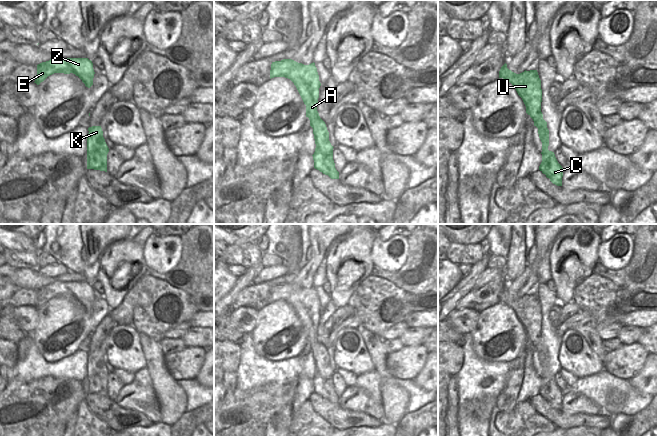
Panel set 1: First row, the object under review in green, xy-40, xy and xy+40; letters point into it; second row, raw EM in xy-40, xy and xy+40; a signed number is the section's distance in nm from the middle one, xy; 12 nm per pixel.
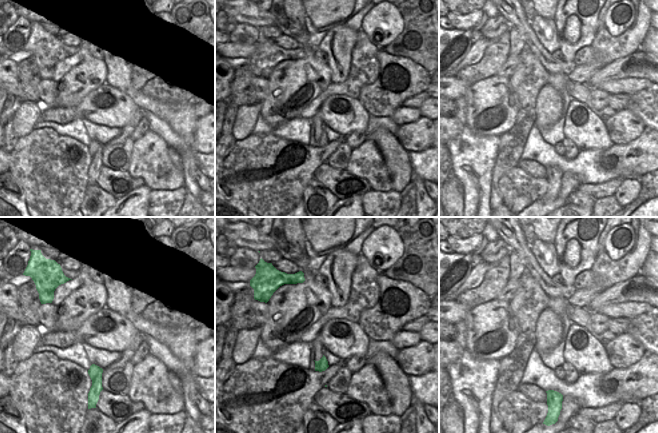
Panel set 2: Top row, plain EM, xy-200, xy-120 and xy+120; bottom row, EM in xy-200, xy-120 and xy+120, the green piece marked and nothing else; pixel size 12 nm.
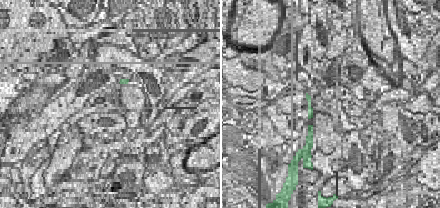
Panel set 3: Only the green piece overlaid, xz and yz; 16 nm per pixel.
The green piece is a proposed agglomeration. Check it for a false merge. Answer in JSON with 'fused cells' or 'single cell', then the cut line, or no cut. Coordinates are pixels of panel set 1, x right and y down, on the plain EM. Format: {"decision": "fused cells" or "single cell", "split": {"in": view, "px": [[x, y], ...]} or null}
{"decision": "fused cells", "split": {"in": "xy", "px": [[319, 341], [310, 346]]}}

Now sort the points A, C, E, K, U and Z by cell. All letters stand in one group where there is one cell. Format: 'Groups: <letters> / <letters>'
Groups: A E U Z / C K

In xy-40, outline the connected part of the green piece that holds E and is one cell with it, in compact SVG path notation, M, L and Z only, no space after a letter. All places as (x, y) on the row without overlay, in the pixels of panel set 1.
M54 281L49 285L37 289L37 300L35 306L39 309L48 300L54 297L73 297L78 300L86 311L93 309L94 293L93 287L88 282L60 282Z

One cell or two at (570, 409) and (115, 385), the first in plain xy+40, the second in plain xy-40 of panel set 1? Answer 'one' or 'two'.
two

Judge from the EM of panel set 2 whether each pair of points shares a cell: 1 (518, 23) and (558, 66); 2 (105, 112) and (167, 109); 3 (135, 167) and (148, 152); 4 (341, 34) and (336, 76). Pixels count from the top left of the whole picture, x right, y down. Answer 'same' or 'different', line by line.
1: same
2: different
3: same
4: same

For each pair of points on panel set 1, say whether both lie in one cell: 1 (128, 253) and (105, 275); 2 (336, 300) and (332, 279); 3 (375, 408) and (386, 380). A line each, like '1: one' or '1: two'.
1: one
2: one
3: two

